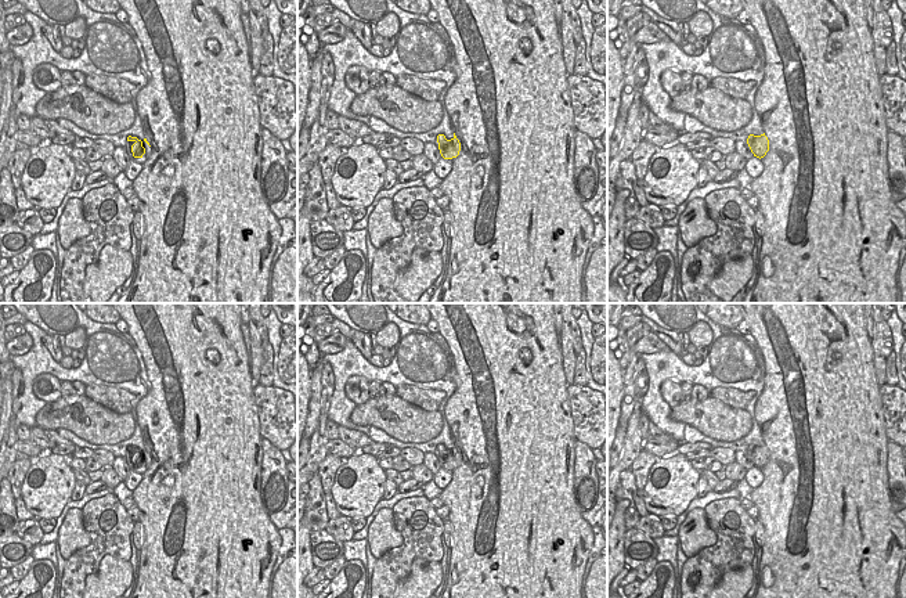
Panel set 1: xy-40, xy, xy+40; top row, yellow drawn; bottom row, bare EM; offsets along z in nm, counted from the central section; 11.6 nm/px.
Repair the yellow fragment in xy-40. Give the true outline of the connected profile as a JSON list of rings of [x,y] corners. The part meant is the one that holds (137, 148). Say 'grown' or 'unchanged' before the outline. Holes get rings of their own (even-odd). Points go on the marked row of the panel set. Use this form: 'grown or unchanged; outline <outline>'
grown; outline [[[129,136],[124,148],[126,148],[126,152],[130,161],[140,163],[140,165],[144,165],[144,162],[151,155],[151,145],[147,141],[147,138],[141,141],[137,137]]]

